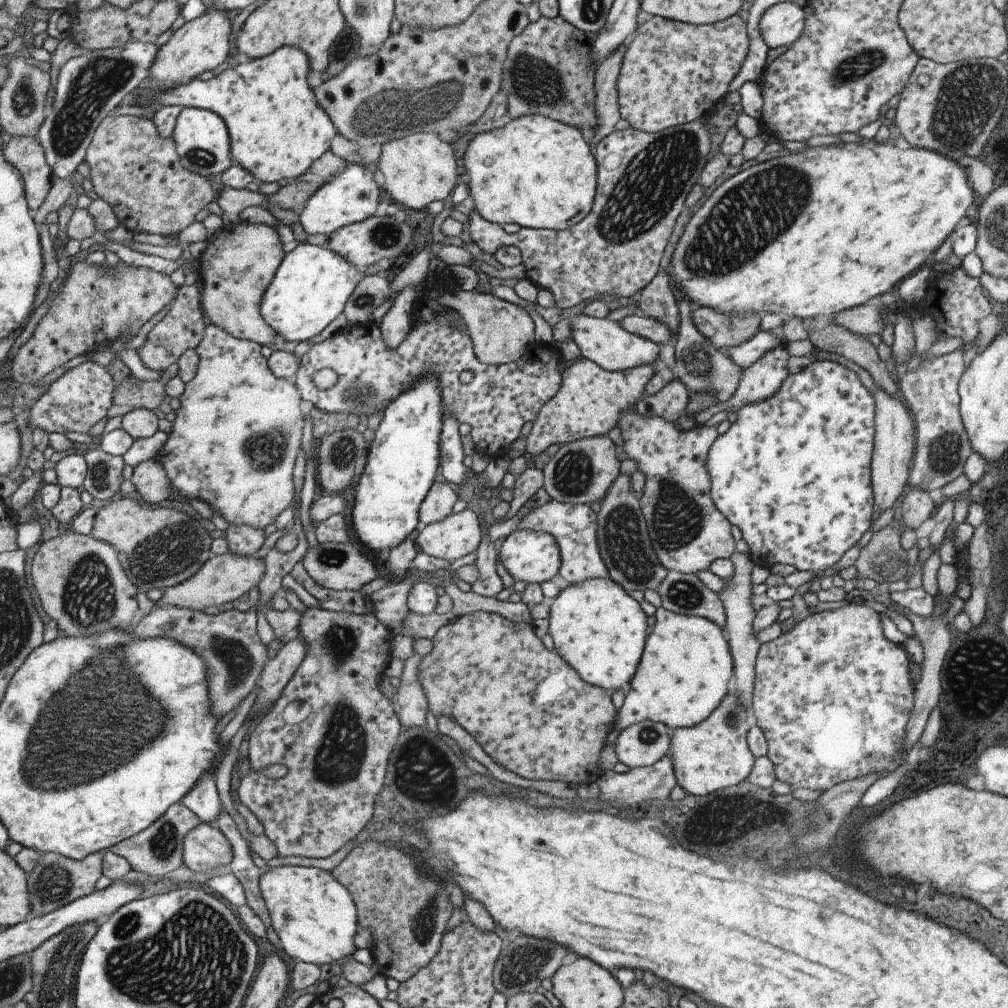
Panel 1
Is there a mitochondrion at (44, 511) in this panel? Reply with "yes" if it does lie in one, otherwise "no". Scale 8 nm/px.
no

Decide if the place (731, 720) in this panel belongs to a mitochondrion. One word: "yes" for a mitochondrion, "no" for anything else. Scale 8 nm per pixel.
yes

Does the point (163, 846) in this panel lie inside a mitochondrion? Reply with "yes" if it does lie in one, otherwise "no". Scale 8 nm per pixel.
yes

